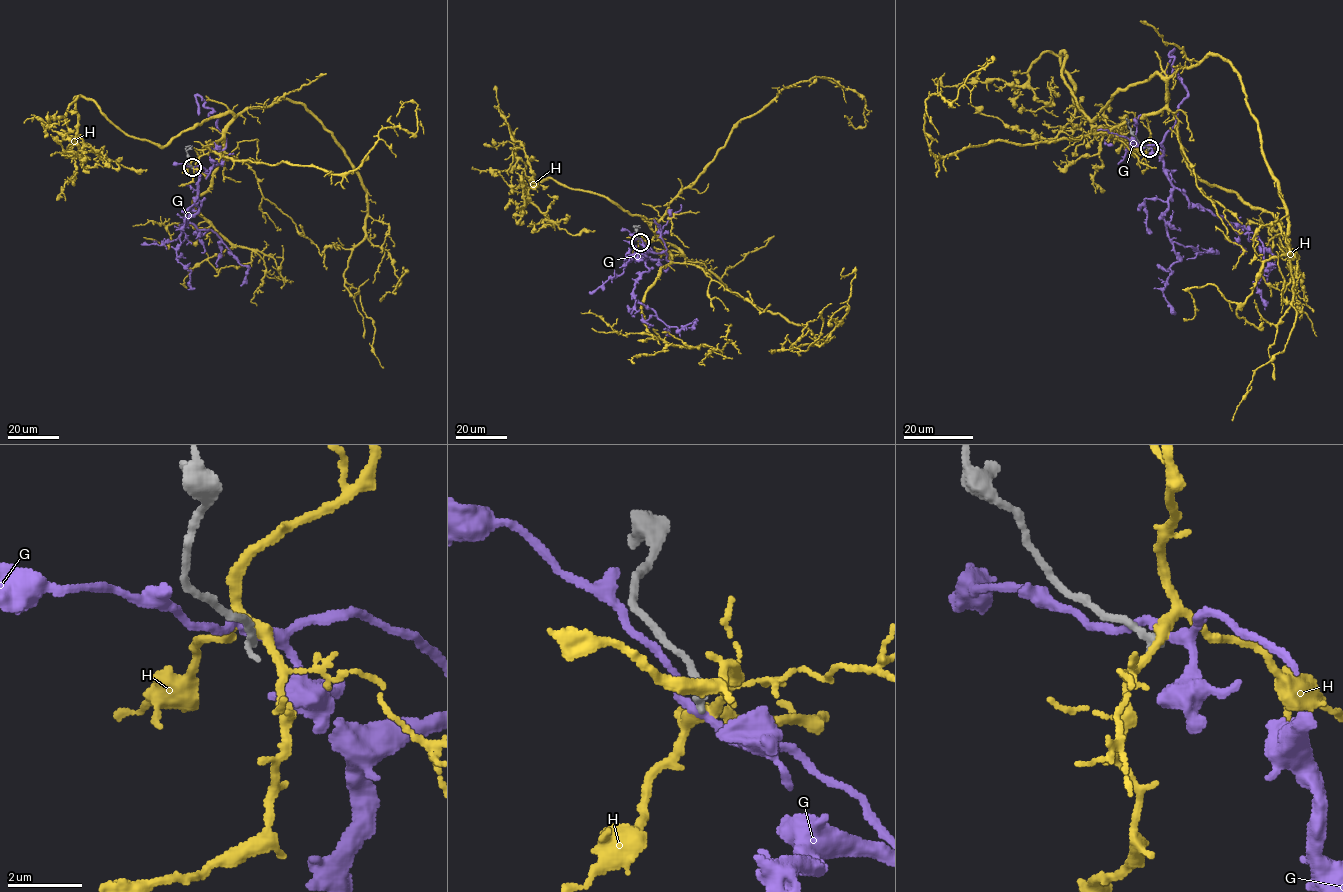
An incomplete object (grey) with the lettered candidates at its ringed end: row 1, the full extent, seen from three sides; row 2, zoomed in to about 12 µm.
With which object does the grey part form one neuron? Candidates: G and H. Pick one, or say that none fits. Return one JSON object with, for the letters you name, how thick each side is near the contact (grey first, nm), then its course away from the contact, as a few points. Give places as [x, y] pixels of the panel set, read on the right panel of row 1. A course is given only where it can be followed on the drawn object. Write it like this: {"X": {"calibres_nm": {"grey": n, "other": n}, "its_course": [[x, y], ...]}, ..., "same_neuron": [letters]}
{"same_neuron": []}

